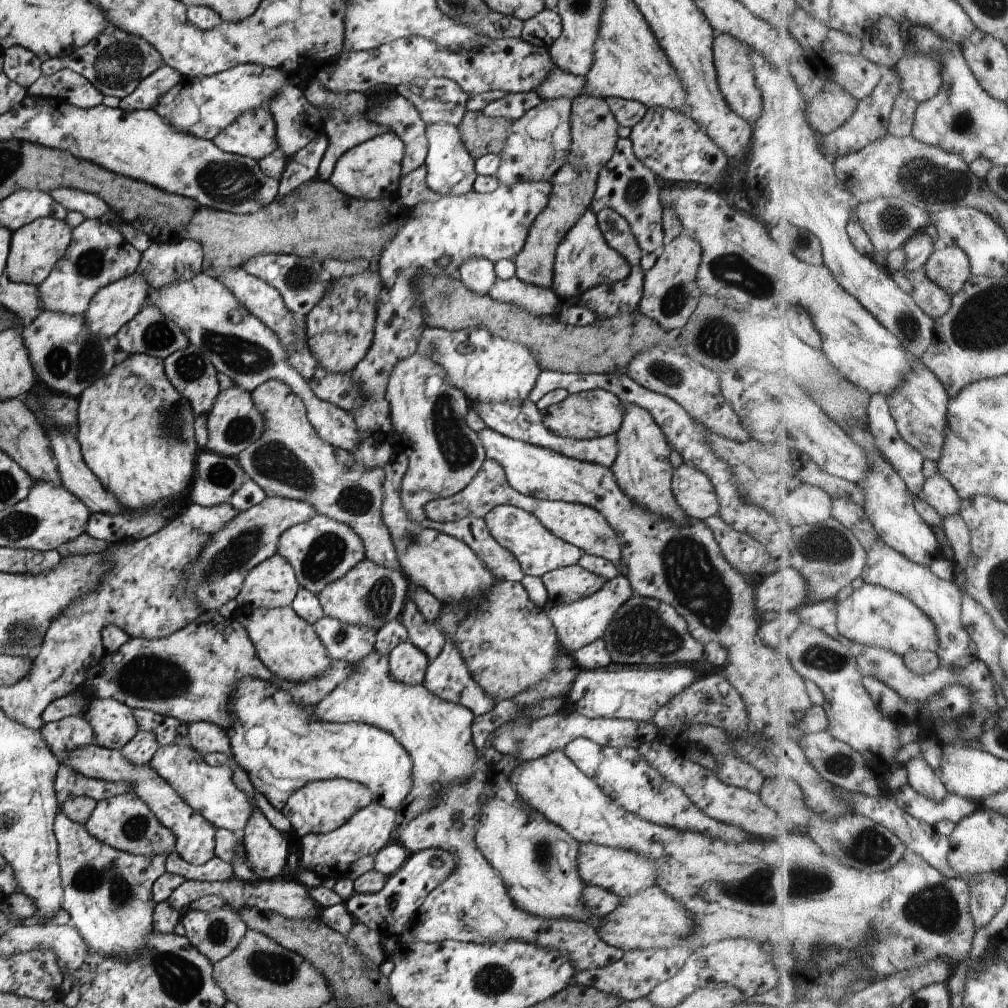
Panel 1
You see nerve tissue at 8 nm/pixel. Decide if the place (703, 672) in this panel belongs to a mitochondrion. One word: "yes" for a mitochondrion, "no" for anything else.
no

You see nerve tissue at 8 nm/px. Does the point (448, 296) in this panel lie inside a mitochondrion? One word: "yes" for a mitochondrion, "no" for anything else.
yes

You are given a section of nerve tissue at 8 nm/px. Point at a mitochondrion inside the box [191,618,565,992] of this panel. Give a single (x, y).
(277, 969)

